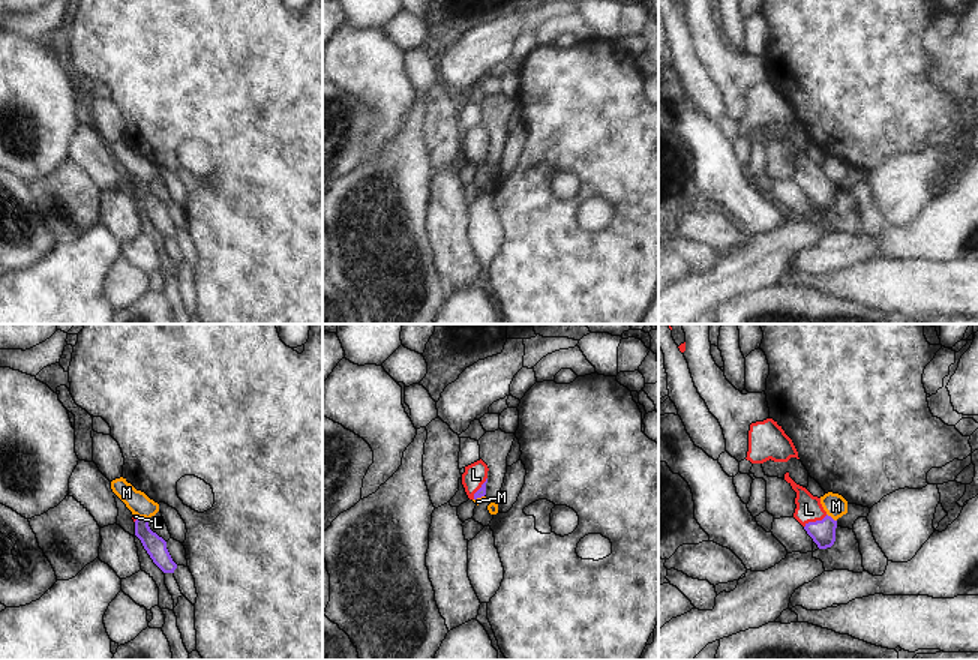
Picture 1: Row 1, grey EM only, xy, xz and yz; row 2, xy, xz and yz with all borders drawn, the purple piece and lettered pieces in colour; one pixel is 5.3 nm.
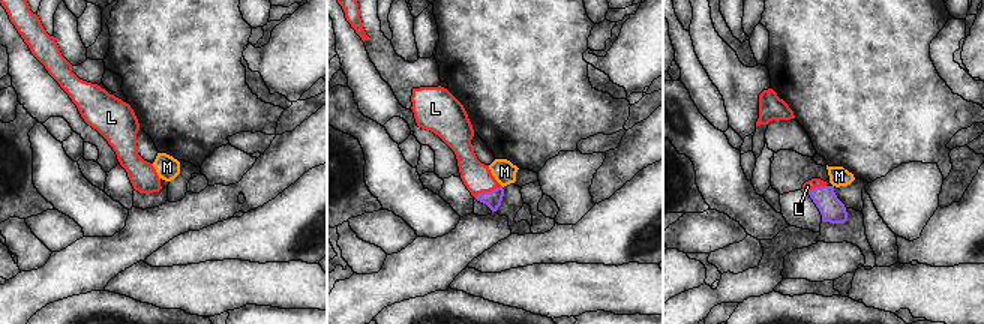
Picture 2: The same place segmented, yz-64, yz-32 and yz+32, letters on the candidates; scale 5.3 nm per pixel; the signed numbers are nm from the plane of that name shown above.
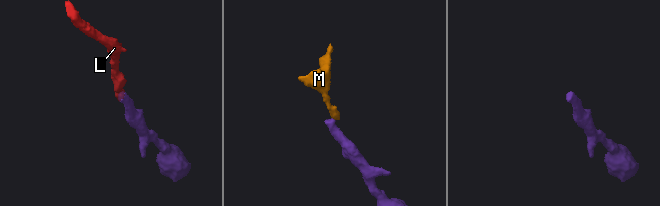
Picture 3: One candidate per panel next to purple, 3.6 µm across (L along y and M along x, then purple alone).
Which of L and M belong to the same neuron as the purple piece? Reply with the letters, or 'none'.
L

